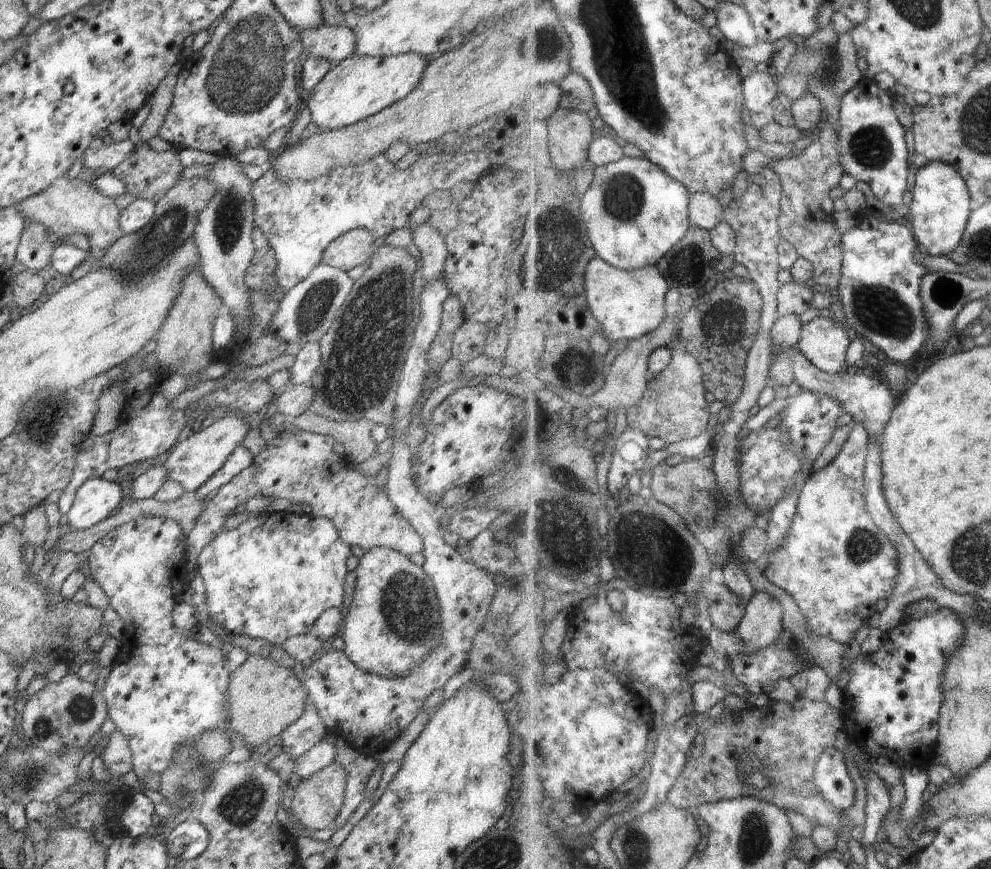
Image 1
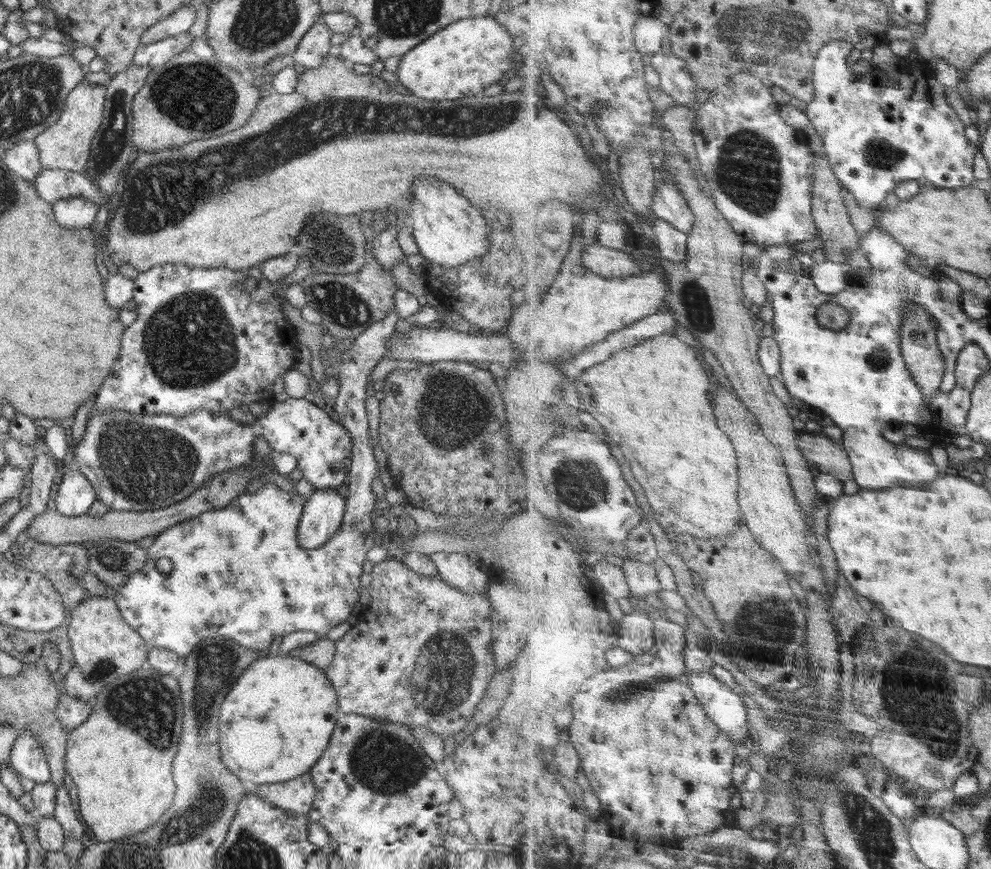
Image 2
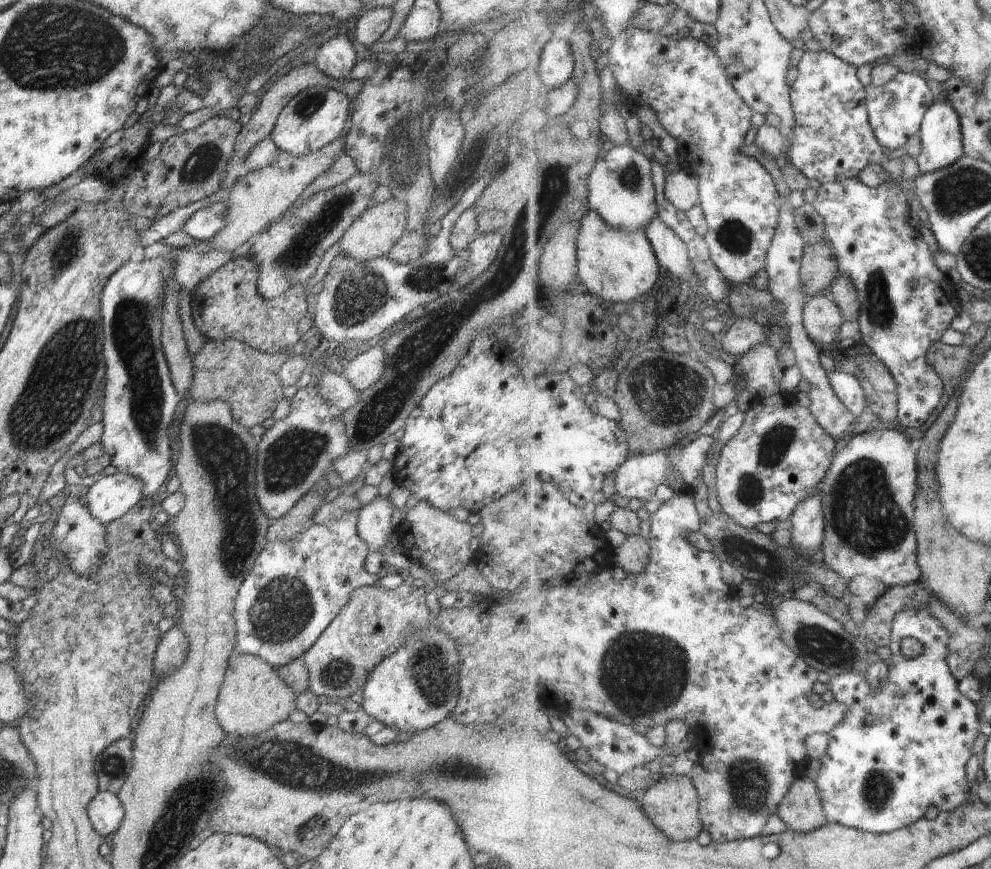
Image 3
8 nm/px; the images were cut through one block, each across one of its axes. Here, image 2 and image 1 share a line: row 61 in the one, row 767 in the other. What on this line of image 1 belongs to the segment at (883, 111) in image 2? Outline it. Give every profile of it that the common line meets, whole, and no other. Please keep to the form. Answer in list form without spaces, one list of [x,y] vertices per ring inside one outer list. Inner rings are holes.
[[[828,748],[820,756],[816,764],[816,784],[827,797],[832,808],[840,812],[842,816],[848,815],[850,809],[856,804],[856,792],[858,786],[852,778],[847,776],[846,760],[844,760],[842,750],[838,748]]]

